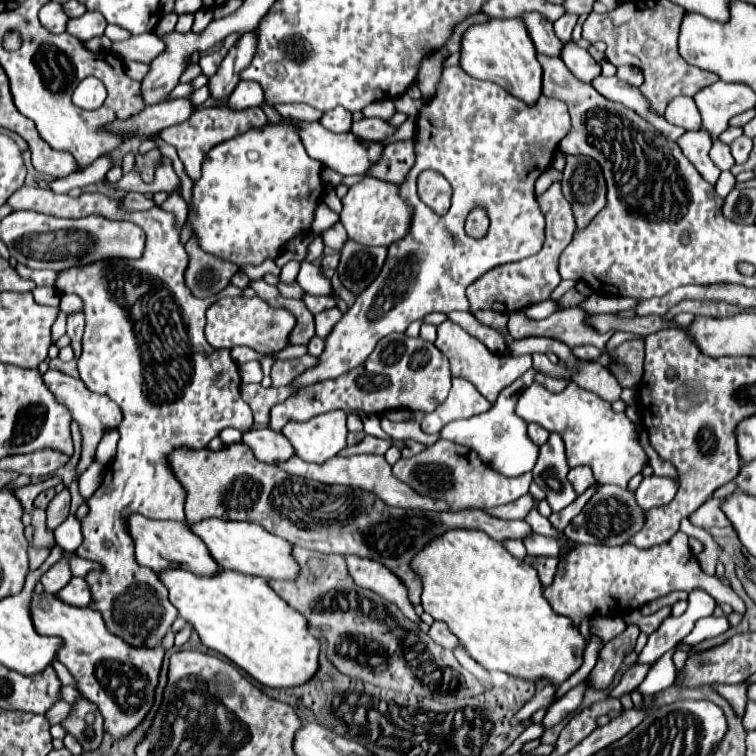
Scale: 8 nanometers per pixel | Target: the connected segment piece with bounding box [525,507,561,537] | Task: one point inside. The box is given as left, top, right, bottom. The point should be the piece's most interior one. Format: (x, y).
(539, 524)

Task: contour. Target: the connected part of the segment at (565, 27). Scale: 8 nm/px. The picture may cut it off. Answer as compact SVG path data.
M563 15L563 17L559 17L559 19L553 23L555 35L557 35L563 43L571 41L571 31L573 31L575 23L577 23L577 15Z

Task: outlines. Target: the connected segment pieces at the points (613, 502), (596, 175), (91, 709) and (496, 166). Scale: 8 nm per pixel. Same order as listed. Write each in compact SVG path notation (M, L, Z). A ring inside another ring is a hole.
M601 485L597 493L587 501L583 511L565 527L565 535L575 543L595 543L595 545L623 545L631 533L637 533L645 523L645 511L635 503L629 489Z
M561 155L565 159L563 169L563 195L573 205L577 227L585 227L605 207L605 179L599 163L585 155Z
M79 697L73 703L67 719L61 721L61 727L81 743L83 751L93 751L101 745L103 717L97 705L87 701L85 697Z
M447 67L441 75L441 83L437 87L435 97L423 107L423 111L417 117L417 137L415 137L417 159L407 179L401 183L401 195L415 209L413 225L403 239L395 241L389 247L387 261L377 279L357 297L353 307L347 313L343 313L339 323L335 323L333 331L325 337L325 349L317 357L317 365L309 367L305 373L297 375L293 383L289 383L293 387L293 395L297 395L297 391L305 391L305 387L311 387L313 383L335 379L347 373L349 369L357 367L369 357L377 339L393 331L403 333L409 327L409 323L423 319L427 313L433 311L449 313L457 309L467 311L469 303L465 297L465 289L475 279L479 279L485 271L497 265L535 255L545 239L543 235L545 219L535 201L533 187L537 177L551 165L559 141L569 133L569 125L571 123L567 115L567 105L559 99L549 99L541 95L537 105L527 107L497 83L473 79L461 67ZM425 169L441 173L453 187L451 209L443 217L439 217L419 199L417 177ZM473 209L485 209L487 217L491 219L489 231L483 239L473 239L465 233L465 219Z

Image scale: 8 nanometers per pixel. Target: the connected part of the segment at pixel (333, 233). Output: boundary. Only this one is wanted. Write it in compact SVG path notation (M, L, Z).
M337 223L337 225L333 225L331 229L327 229L325 233L321 233L323 235L323 241L325 241L325 245L327 247L331 247L331 249L335 249L335 251L339 251L345 243L347 243L347 235L345 235L345 229L343 229L343 225L341 223Z

